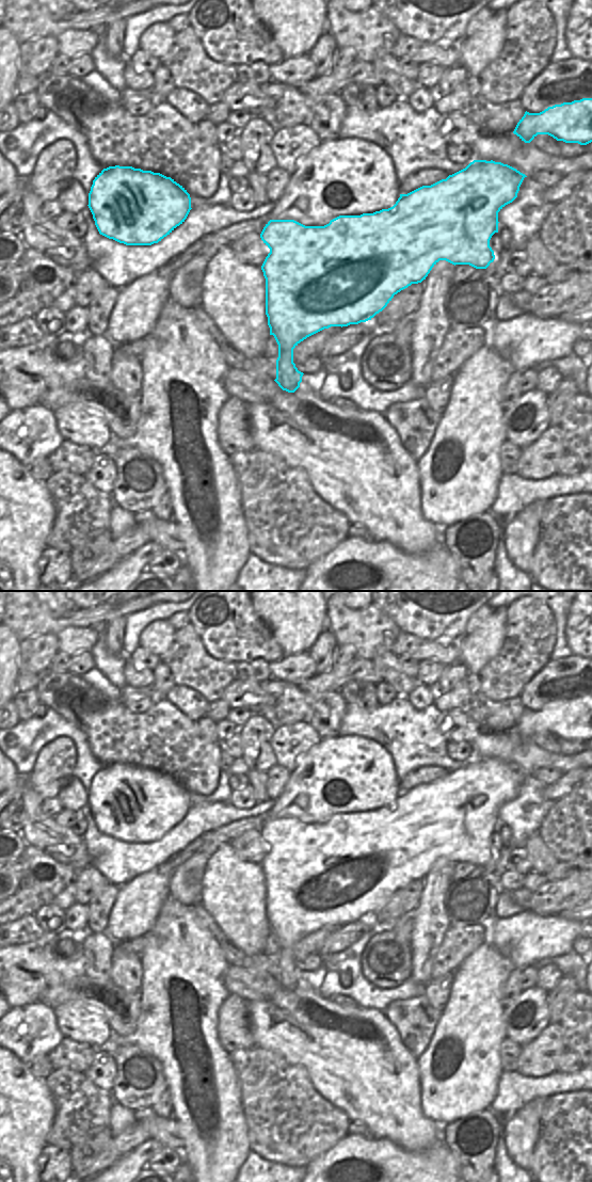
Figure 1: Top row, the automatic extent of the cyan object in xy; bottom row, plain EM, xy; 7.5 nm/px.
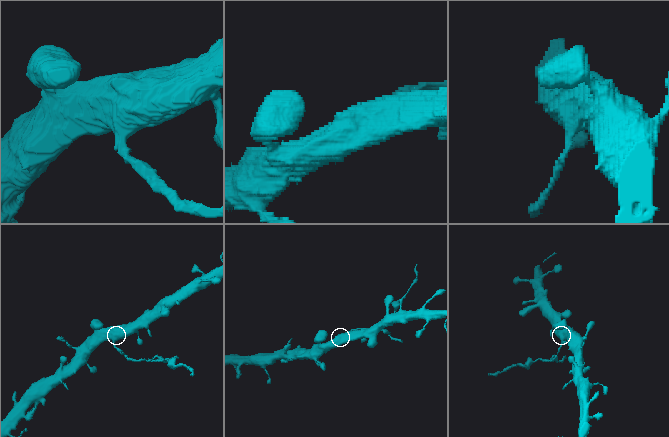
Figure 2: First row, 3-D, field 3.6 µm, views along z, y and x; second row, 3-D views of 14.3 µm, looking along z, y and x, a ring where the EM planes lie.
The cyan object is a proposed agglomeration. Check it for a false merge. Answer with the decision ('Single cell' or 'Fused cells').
Fused cells

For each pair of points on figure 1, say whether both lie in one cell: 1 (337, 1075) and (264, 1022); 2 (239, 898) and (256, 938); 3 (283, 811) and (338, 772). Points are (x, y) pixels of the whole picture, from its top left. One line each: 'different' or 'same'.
1: same
2: same
3: same

